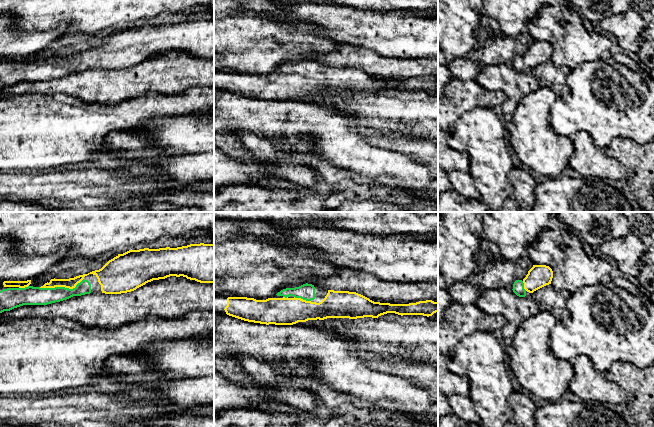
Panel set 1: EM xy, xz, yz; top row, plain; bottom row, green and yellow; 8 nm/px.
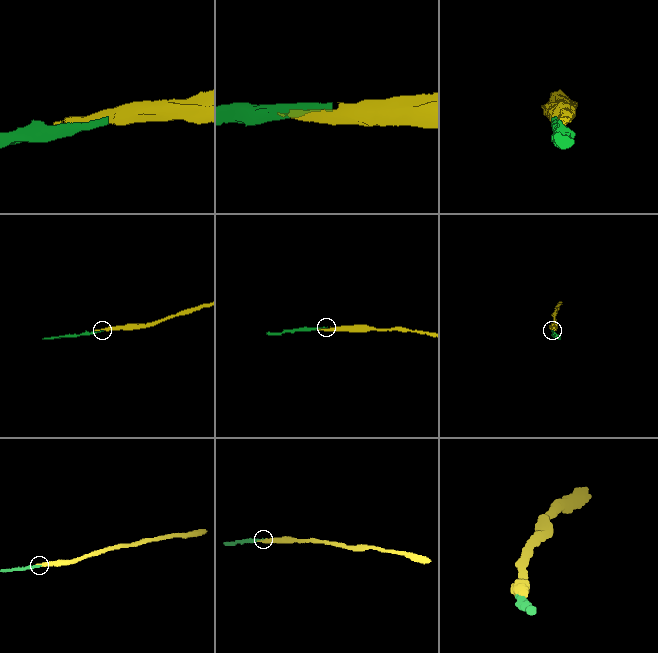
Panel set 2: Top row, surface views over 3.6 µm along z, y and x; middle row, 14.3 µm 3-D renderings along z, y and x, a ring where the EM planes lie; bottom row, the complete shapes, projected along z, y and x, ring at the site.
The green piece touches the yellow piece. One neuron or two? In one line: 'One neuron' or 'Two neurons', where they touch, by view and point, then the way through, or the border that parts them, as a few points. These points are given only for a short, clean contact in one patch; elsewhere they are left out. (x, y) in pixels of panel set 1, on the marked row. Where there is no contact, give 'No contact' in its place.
One neuron. Touches green at xy (61, 287)

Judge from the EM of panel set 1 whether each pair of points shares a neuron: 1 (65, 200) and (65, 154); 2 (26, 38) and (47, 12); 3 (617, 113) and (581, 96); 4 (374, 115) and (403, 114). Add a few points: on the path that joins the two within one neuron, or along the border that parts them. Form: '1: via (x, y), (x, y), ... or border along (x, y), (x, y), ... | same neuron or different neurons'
1: border along (63, 167), (40, 171) | different neurons
2: border along (11, 24), (14, 30), (50, 30), (55, 27) | different neurons
3: via (608, 109), (590, 96) | same neuron
4: via (381, 114), (396, 114) | same neuron

